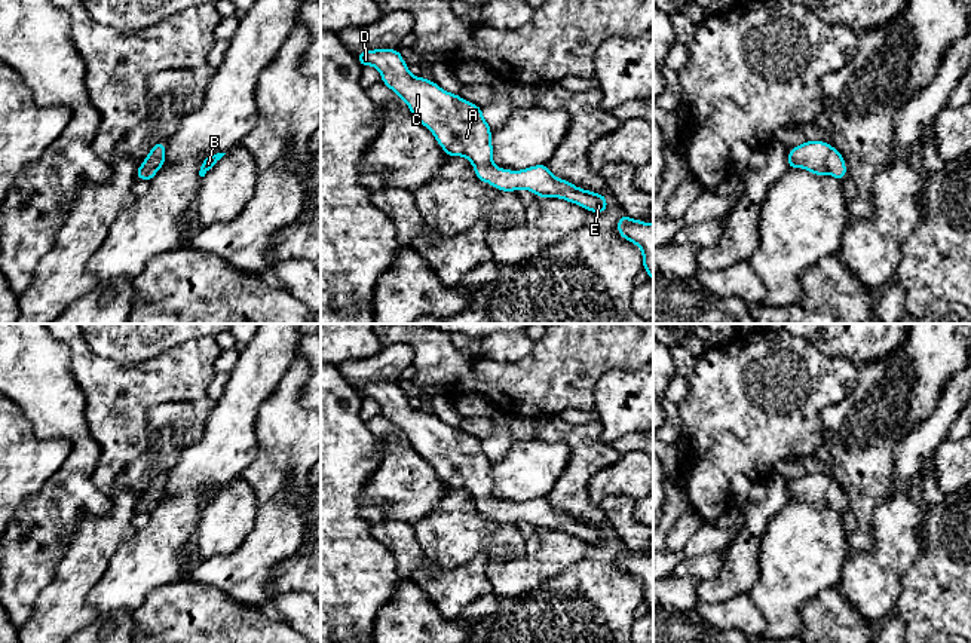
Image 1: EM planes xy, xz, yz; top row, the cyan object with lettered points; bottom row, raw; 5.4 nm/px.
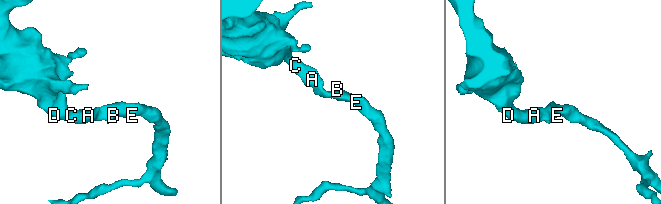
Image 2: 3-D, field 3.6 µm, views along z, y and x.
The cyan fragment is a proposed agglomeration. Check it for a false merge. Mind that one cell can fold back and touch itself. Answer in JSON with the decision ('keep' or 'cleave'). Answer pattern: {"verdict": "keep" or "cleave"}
{"verdict": "keep"}

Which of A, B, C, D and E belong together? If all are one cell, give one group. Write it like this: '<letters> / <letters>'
A B C D E

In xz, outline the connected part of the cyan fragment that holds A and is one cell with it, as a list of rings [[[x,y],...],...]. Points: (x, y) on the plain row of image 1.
[[[365,383],[356,391],[361,398],[373,398],[380,404],[382,414],[405,434],[413,448],[434,466],[448,490],[468,490],[480,514],[502,524],[527,521],[539,530],[560,530],[591,545],[607,542],[604,527],[554,509],[546,497],[523,503],[497,500],[493,496],[491,460],[483,450],[481,440],[441,422],[432,413],[413,408],[399,383]]]

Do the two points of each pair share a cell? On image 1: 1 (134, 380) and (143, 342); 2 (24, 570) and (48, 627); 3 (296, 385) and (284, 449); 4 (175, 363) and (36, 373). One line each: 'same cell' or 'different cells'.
1: different cells
2: different cells
3: same cell
4: different cells

